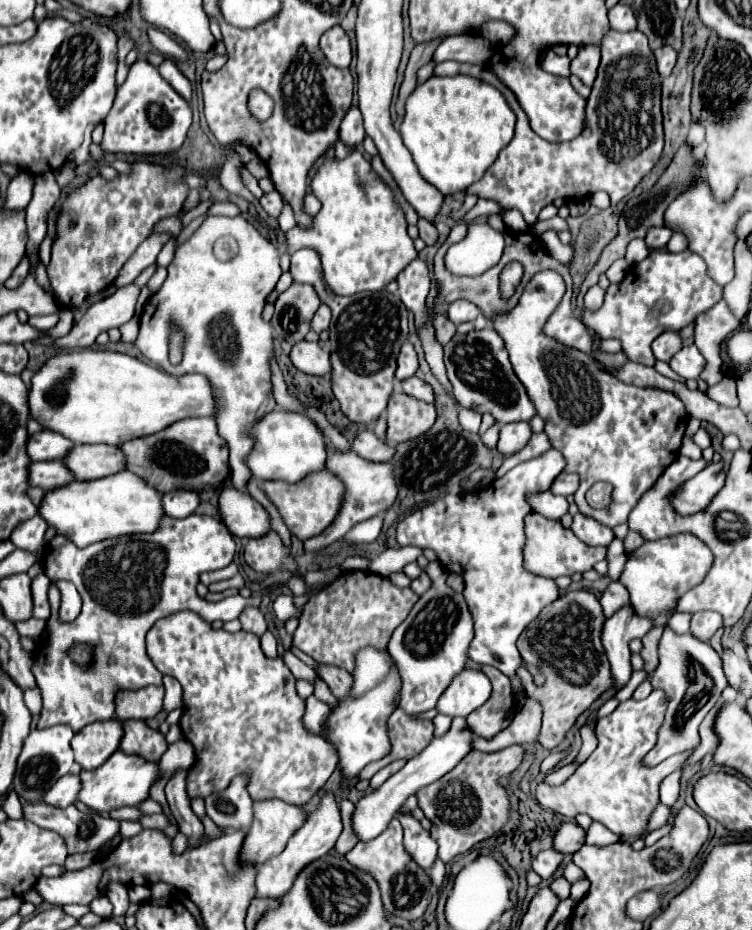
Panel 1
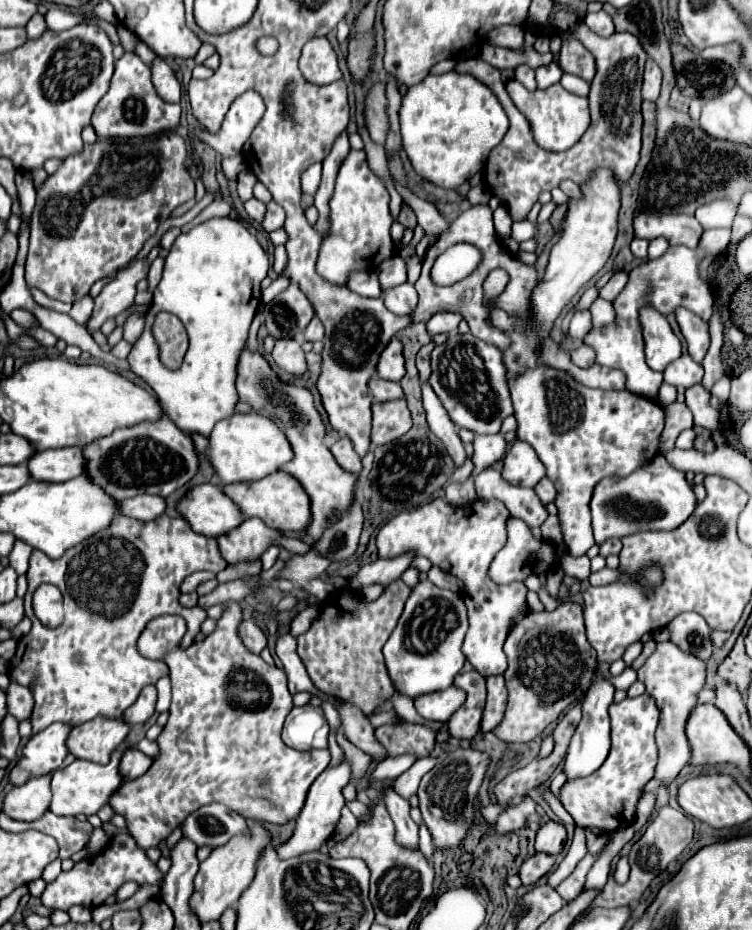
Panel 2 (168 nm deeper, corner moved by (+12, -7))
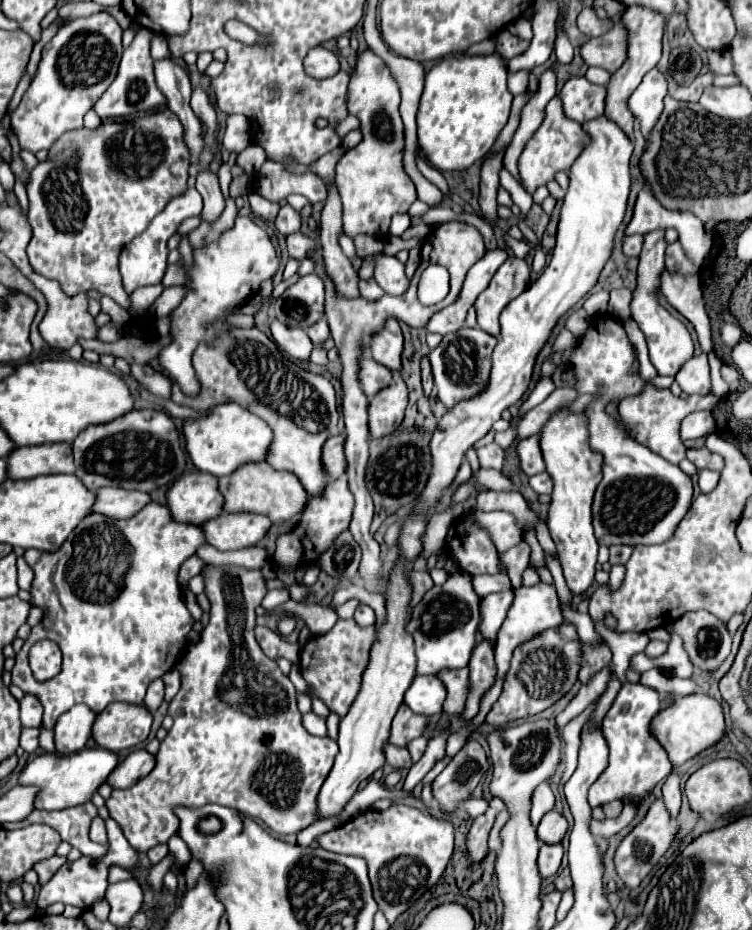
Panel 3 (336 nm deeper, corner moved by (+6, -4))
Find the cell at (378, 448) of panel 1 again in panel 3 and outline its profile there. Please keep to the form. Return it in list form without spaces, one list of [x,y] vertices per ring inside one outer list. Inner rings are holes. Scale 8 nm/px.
[[[338,434],[326,440],[322,448],[322,464],[326,464],[326,472],[330,480],[338,480],[340,476],[346,474],[346,456],[344,456],[344,442],[346,436]]]

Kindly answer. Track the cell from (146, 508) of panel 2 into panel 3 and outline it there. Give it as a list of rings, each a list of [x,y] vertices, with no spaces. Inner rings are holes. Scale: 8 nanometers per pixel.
[[[100,488],[96,492],[94,512],[110,518],[130,518],[140,512],[152,498],[146,492],[122,492],[120,488]]]

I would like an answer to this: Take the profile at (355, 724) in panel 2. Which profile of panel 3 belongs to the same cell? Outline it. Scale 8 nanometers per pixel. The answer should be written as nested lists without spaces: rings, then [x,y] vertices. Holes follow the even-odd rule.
[[[390,742],[384,744],[384,756],[386,756],[386,762],[396,768],[396,770],[408,770],[412,766],[412,760],[410,760],[410,752],[406,748],[400,748],[400,746],[394,746]]]

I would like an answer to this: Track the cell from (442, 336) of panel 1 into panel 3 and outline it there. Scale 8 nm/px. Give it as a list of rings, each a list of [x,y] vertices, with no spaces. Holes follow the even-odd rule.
[[[428,356],[422,358],[422,384],[424,384],[424,392],[430,394],[430,390],[434,386],[434,380],[432,380],[432,366],[430,366]]]

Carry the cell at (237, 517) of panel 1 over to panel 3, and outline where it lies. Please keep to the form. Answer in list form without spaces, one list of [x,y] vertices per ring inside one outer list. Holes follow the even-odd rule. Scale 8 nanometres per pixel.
[[[206,472],[180,476],[166,492],[170,512],[176,520],[202,526],[224,514],[224,498],[218,490],[218,478]]]

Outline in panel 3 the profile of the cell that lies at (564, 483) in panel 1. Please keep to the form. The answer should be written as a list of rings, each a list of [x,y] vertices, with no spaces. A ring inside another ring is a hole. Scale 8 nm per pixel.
[[[542,472],[542,474],[530,478],[530,486],[534,488],[536,494],[552,494],[554,482],[552,482],[552,478],[546,472]]]

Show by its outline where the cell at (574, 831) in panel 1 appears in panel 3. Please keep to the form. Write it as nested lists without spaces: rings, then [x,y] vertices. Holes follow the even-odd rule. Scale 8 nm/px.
[[[550,810],[538,824],[538,838],[544,844],[560,844],[568,832],[568,822],[562,814]]]

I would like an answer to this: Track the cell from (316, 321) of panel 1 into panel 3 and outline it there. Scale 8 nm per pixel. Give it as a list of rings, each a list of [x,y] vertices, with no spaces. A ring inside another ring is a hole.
[[[322,318],[322,320],[318,320],[314,326],[310,326],[310,328],[308,328],[308,336],[310,336],[310,340],[312,340],[316,346],[320,346],[326,338],[330,338],[330,330],[328,330],[326,320]]]

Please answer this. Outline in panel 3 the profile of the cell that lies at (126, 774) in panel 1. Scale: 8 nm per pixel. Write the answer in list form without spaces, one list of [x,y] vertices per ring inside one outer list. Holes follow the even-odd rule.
[[[84,748],[82,752],[70,756],[44,754],[36,756],[20,774],[20,784],[38,786],[36,808],[40,810],[64,810],[72,806],[80,806],[92,800],[96,790],[108,780],[110,772],[118,766],[118,754],[102,748]]]

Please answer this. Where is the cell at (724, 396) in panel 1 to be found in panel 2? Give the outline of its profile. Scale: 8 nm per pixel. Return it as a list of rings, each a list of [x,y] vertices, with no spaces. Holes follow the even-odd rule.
[[[722,377],[714,387],[712,387],[712,395],[718,397],[720,401],[726,401],[730,393],[730,377]]]

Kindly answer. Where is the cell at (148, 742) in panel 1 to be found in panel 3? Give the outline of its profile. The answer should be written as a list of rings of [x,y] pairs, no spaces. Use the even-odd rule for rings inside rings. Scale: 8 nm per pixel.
[[[134,750],[126,756],[124,762],[118,764],[118,768],[110,774],[108,784],[112,788],[130,788],[140,778],[148,776],[150,770],[156,766],[156,758],[146,750]]]

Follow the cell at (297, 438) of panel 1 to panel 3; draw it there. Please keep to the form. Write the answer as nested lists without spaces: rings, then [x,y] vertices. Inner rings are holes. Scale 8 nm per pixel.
[[[220,404],[216,406],[210,416],[198,420],[184,422],[184,436],[186,436],[186,450],[194,466],[202,472],[208,472],[216,478],[228,476],[244,464],[252,462],[266,462],[270,454],[270,444],[274,438],[272,428],[246,408],[238,404]]]

